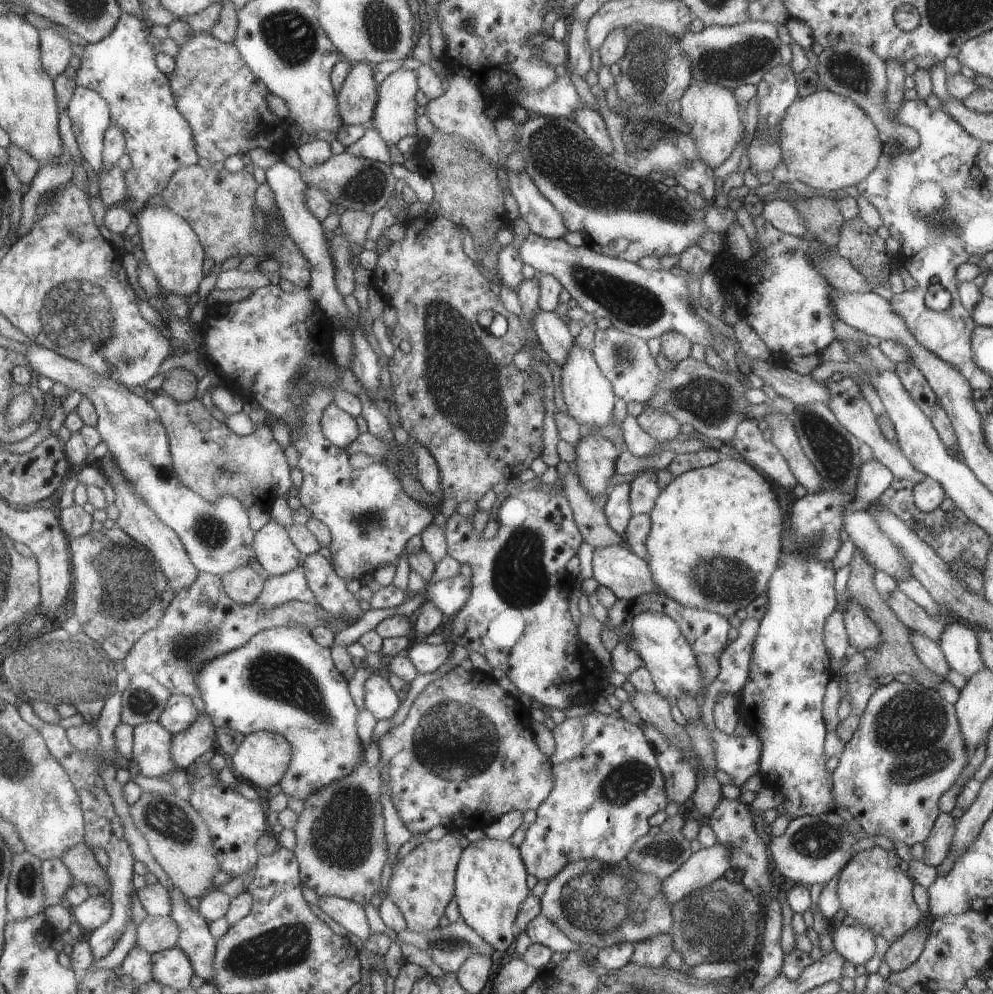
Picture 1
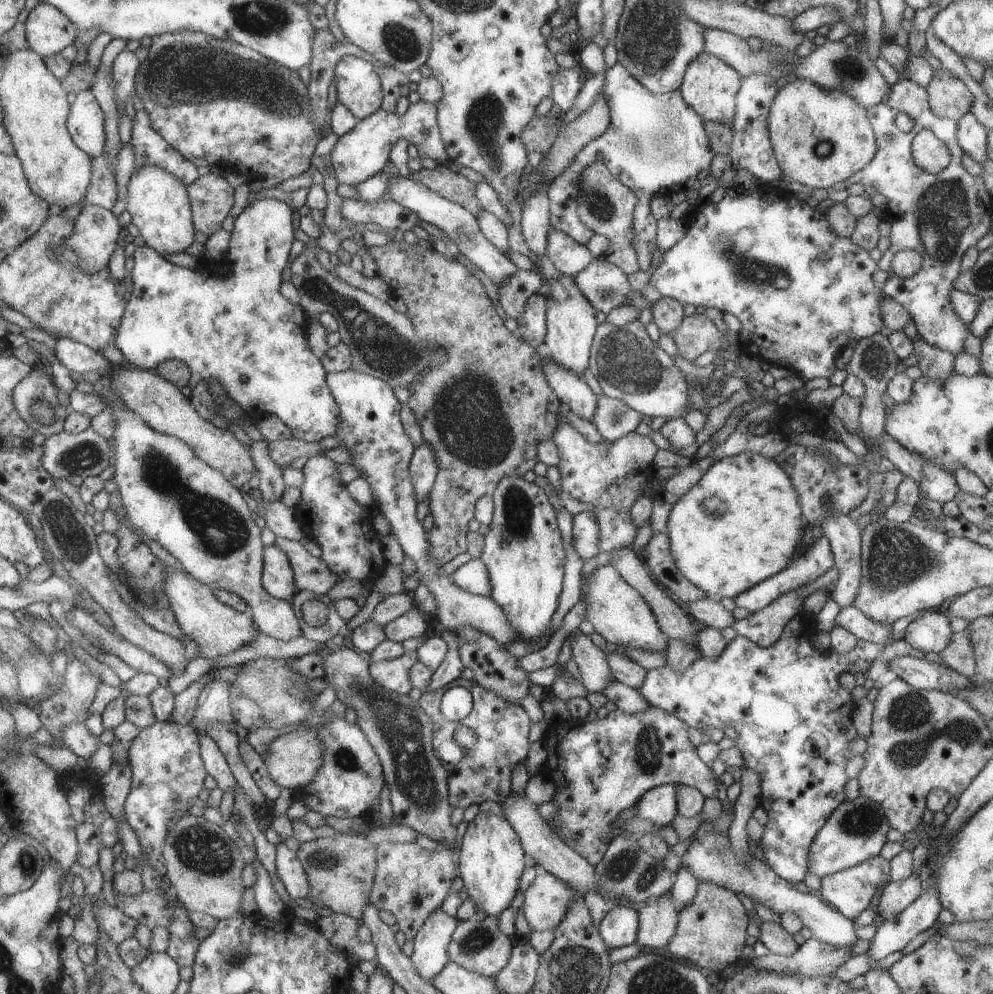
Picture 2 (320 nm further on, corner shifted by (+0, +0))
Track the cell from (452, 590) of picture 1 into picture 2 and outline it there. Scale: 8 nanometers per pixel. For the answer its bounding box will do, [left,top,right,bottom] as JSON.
[449,559,490,596]

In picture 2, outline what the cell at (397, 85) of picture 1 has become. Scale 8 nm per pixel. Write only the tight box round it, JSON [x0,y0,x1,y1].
[330,99,449,185]

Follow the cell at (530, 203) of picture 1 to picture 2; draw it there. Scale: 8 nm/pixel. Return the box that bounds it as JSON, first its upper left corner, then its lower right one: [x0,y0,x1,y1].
[545,228,595,277]

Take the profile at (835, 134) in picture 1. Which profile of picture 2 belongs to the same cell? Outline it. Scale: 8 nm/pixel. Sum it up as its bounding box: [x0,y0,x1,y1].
[766,77,876,189]

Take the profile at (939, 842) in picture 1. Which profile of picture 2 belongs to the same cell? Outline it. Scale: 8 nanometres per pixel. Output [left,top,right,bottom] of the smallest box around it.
[876,874,921,921]

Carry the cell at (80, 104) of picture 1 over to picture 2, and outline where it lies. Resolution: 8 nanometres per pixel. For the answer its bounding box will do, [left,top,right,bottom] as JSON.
[68,89,106,158]

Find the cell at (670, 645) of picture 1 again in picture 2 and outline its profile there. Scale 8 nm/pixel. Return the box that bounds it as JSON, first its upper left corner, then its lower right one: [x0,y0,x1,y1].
[579,563,669,651]

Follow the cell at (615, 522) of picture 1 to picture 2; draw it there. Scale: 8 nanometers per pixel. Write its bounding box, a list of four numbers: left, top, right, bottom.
[572,508,600,559]

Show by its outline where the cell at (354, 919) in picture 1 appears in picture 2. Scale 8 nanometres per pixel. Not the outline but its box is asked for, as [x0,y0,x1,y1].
[275,843,309,899]

